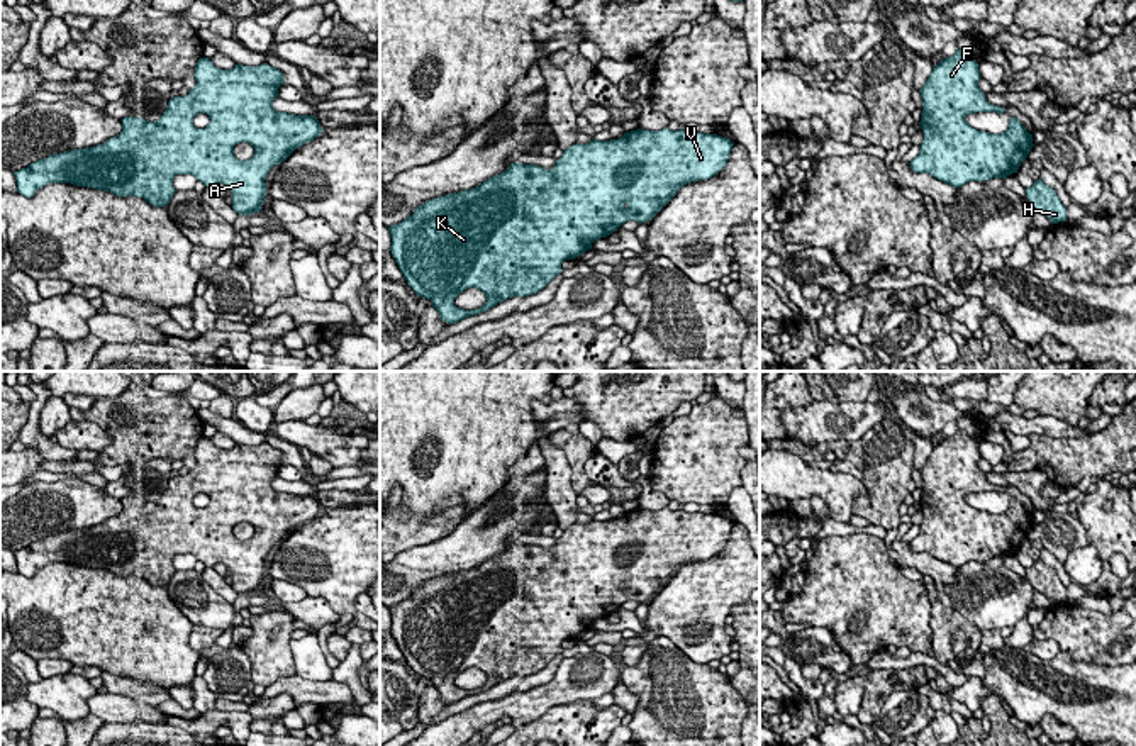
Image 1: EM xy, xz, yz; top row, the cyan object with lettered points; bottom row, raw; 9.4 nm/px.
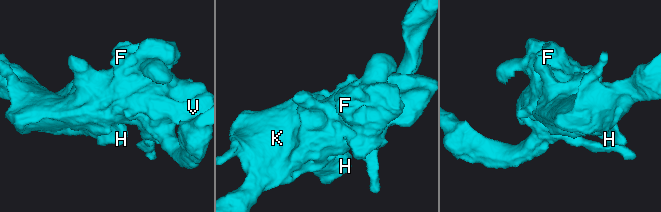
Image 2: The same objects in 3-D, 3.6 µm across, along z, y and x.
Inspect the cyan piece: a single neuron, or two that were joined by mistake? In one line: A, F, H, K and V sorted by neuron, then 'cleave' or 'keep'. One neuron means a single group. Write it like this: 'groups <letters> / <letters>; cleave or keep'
groups A F H K V; keep

